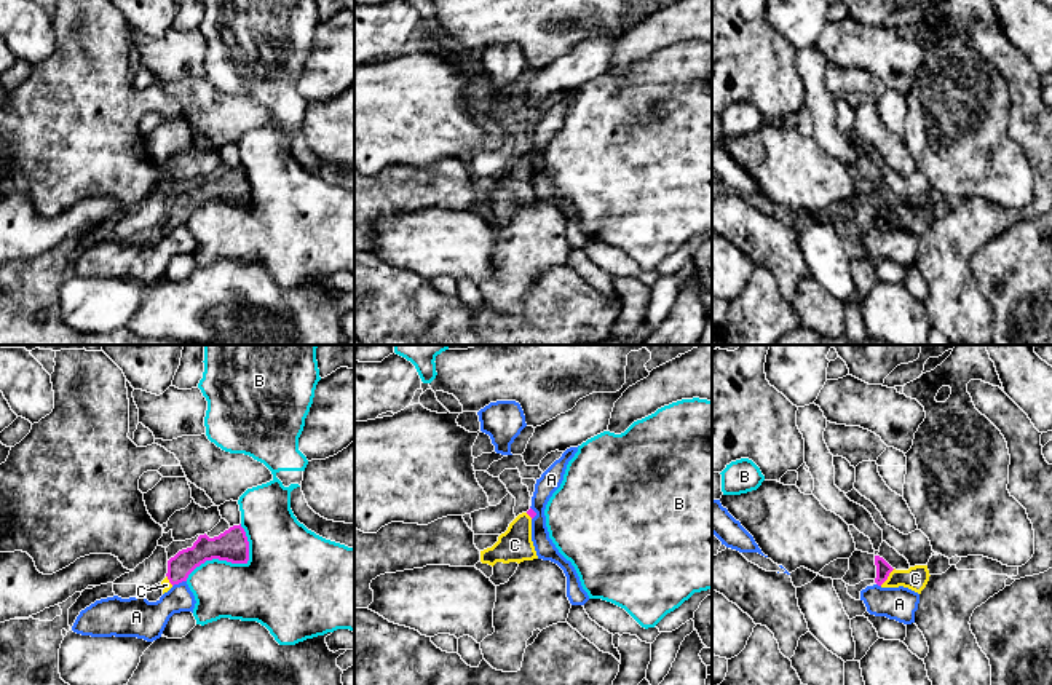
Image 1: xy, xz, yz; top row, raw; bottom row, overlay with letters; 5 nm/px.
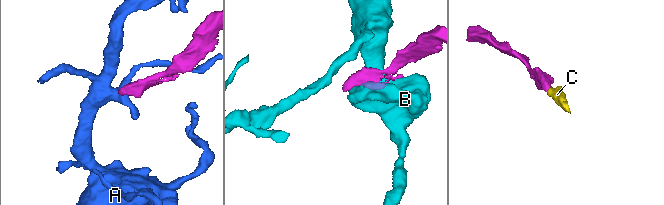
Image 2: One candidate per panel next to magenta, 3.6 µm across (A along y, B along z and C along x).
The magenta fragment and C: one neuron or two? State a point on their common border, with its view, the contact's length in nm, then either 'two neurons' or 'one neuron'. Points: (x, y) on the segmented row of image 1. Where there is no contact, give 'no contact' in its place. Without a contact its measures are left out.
meets magenta in yz at (888, 575); contact 120 nm long; one neuron

